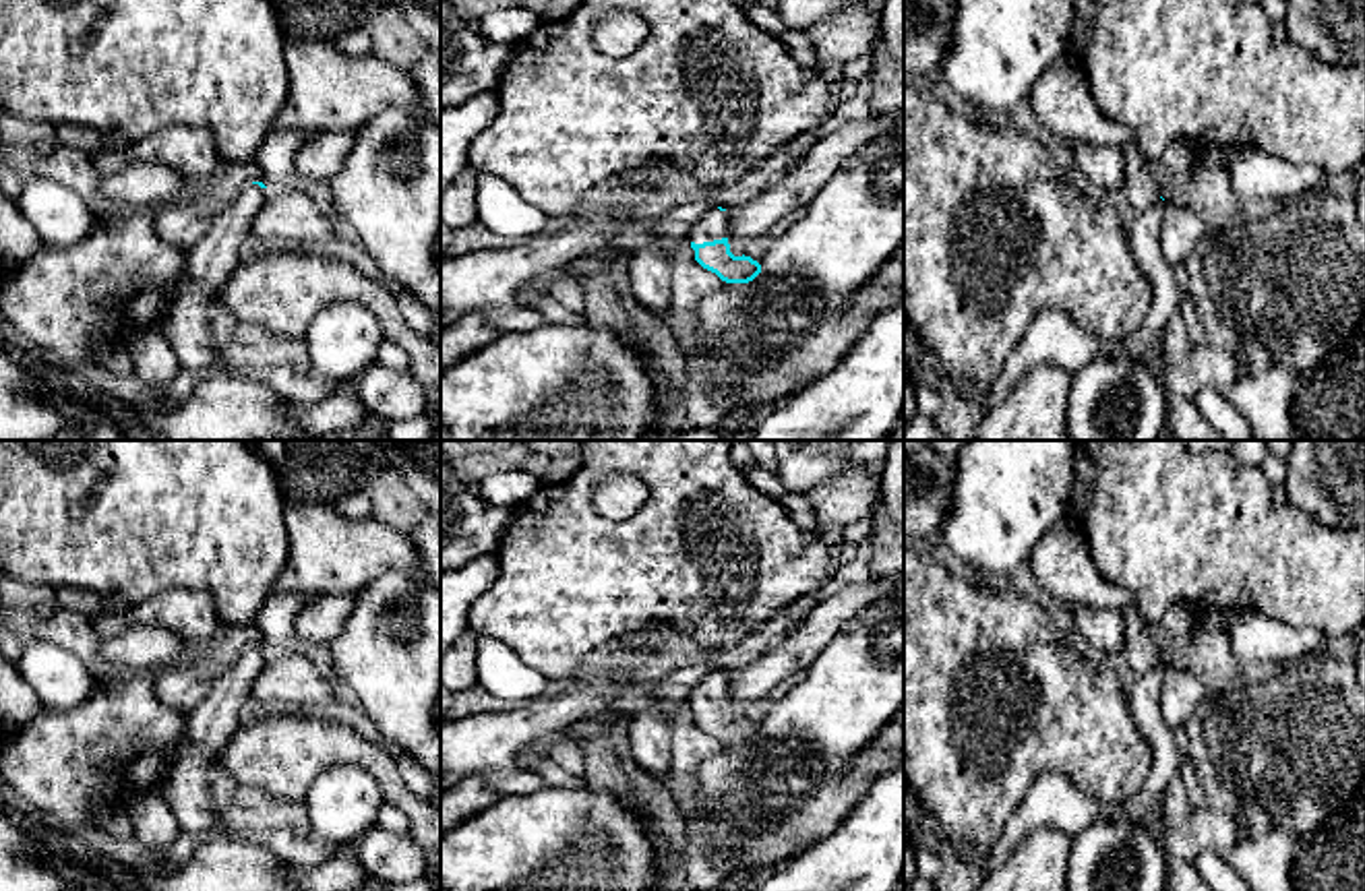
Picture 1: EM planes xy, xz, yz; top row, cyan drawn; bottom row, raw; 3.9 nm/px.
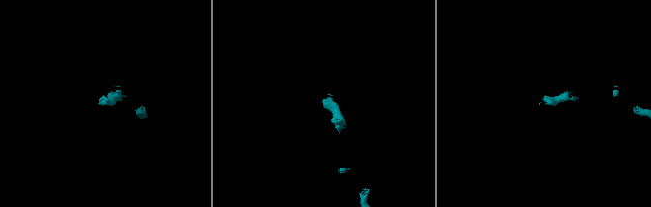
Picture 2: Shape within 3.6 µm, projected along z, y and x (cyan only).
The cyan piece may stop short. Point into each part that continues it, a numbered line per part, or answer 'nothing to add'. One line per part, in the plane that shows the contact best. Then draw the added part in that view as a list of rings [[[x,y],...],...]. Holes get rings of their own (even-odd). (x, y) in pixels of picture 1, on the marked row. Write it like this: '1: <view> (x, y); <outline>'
1: xz (712, 226); [[[707,211],[689,232],[689,240],[695,244],[722,240],[728,234],[728,211]]]

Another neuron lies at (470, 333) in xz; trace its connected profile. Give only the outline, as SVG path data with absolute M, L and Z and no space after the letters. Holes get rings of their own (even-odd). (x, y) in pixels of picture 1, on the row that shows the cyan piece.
M467 314L465 318L441 329L441 374L500 335L494 320L486 320L482 314Z

